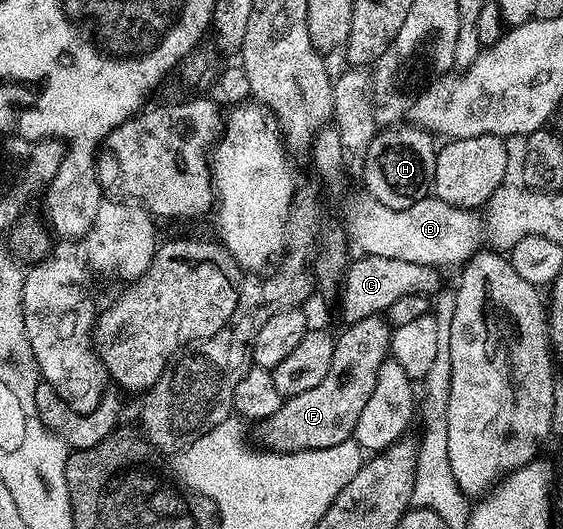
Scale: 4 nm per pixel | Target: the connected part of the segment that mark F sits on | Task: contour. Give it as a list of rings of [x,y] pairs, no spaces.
[[[372,317],[365,321],[346,324],[342,329],[344,331],[338,332],[335,341],[333,365],[329,369],[329,373],[325,373],[325,381],[321,381],[321,385],[317,385],[305,393],[297,393],[297,397],[284,399],[281,409],[277,409],[277,413],[273,413],[273,417],[258,420],[257,427],[259,427],[260,439],[258,442],[266,450],[280,451],[281,453],[320,451],[321,449],[329,449],[333,445],[341,445],[341,441],[354,436],[355,426],[361,416],[361,411],[373,394],[381,365],[389,359],[393,328],[386,318]]]

